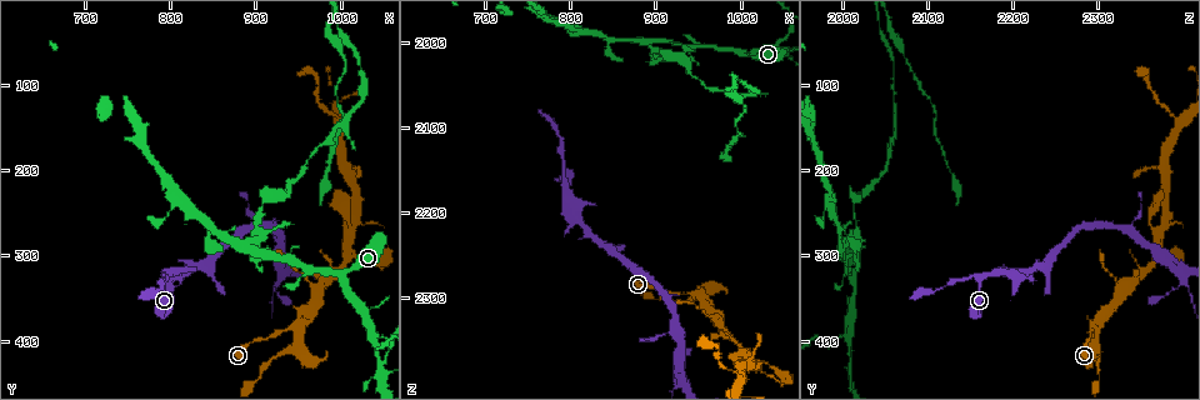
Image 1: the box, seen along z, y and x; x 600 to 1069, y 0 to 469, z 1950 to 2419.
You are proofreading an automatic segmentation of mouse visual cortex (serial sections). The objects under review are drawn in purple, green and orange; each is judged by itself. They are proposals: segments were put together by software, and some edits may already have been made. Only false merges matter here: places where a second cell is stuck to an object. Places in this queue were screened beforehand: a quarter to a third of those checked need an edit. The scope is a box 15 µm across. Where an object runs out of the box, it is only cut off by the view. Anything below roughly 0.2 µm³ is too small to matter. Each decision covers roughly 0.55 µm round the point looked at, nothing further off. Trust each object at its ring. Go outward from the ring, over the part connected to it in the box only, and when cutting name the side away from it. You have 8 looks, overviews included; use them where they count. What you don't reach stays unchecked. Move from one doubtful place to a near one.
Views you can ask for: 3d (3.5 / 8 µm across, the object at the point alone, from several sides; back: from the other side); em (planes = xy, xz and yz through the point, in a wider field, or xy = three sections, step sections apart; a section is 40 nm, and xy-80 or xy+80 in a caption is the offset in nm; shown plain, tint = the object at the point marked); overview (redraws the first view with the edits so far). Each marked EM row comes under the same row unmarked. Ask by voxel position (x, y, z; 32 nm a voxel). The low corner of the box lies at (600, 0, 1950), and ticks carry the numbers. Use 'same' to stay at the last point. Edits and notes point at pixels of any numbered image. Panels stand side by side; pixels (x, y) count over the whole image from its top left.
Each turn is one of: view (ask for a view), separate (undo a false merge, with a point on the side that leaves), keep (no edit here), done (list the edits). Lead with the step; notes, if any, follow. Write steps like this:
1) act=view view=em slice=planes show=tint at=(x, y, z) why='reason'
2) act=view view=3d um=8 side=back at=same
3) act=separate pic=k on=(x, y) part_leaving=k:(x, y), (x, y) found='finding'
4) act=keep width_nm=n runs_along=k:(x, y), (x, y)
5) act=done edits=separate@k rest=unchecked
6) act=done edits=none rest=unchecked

act=view view=3d um=3.5 at=(930, 320, 2400) why='abrupt turn'

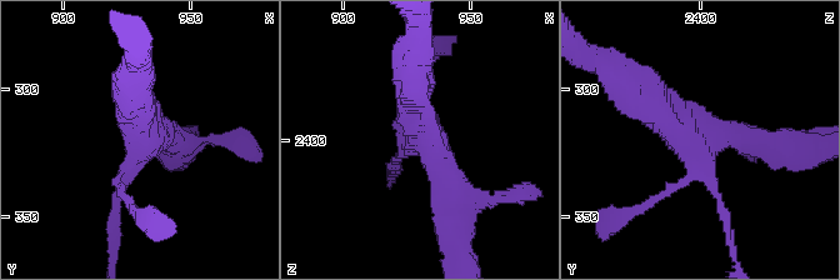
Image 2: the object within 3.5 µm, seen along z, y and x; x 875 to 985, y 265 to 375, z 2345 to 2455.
act=view view=em slice=xy step=3 show=tint at=(931, 321, 2397) why='shape alone is not enough'

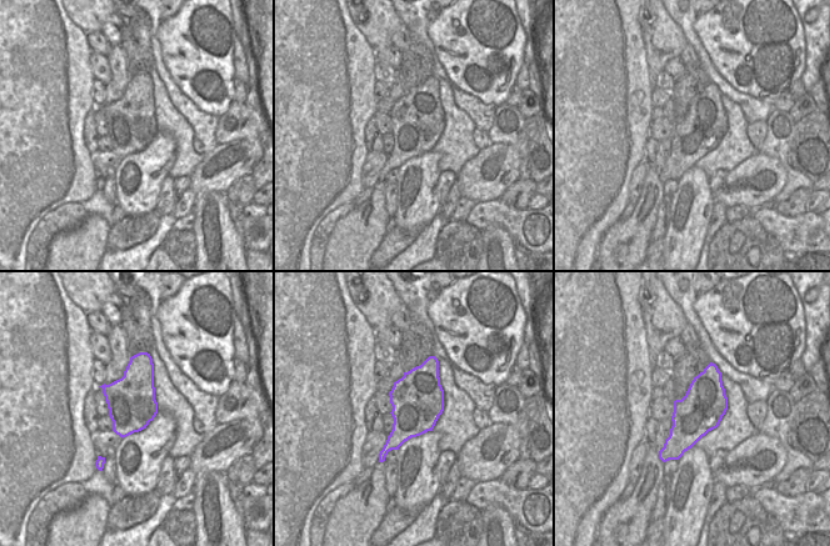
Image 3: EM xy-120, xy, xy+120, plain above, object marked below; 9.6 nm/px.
act=keep runs_along=2:(630, 90), (698, 151), (689, 175), (656, 198) found='one cell here'

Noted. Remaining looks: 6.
act=view view=3d um=3.5 at=(1000, 320, 2015)

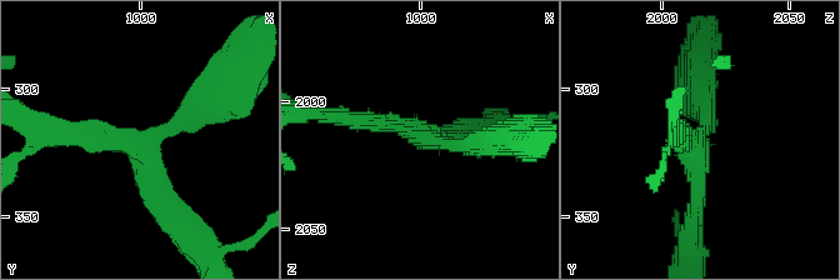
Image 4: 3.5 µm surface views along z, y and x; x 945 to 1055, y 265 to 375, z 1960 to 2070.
act=keep arm_widths_nm=200,250,250 runs_along=4:(208, 101), (143, 151), (66, 133) found='one cell here'

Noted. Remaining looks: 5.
act=view view=3d um=3.5 side=back at=(890, 290, 2000) why='arms part here'

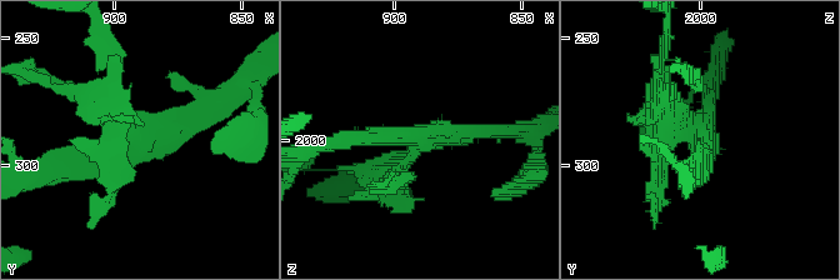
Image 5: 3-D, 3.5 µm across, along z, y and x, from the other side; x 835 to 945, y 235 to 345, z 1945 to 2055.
act=view view=em slice=xy step=3 show=tint at=(893, 290, 2000) why='need the tissue'

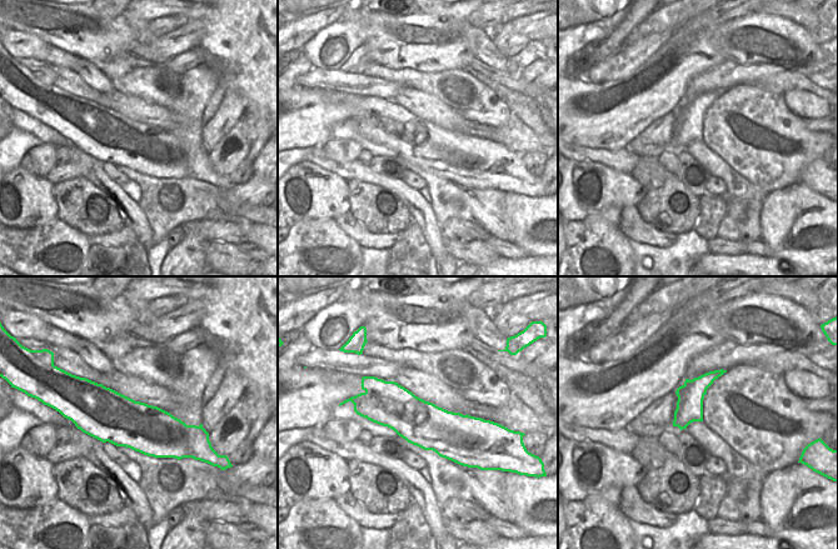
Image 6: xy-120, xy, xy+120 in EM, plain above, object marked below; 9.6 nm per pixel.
act=separate pic=5 on=(118, 78) part_leaving=5:(124, 121), (111, 118), (104, 33) found='two cells meet here'

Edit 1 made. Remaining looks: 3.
act=done edits=separate@5 rest=unchecked

